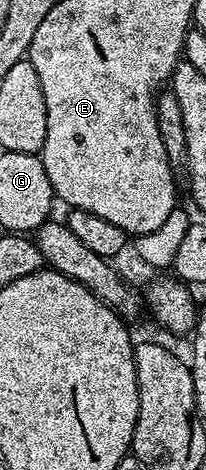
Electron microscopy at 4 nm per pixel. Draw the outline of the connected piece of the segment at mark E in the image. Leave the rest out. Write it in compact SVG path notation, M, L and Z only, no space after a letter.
M42 21L26 60L31 61L44 95L47 130L41 158L54 196L72 209L91 212L128 235L157 231L177 207L176 174L169 167L161 131L157 131L155 99L179 65L176 57L95 57L83 49L51 49L51 25Z

